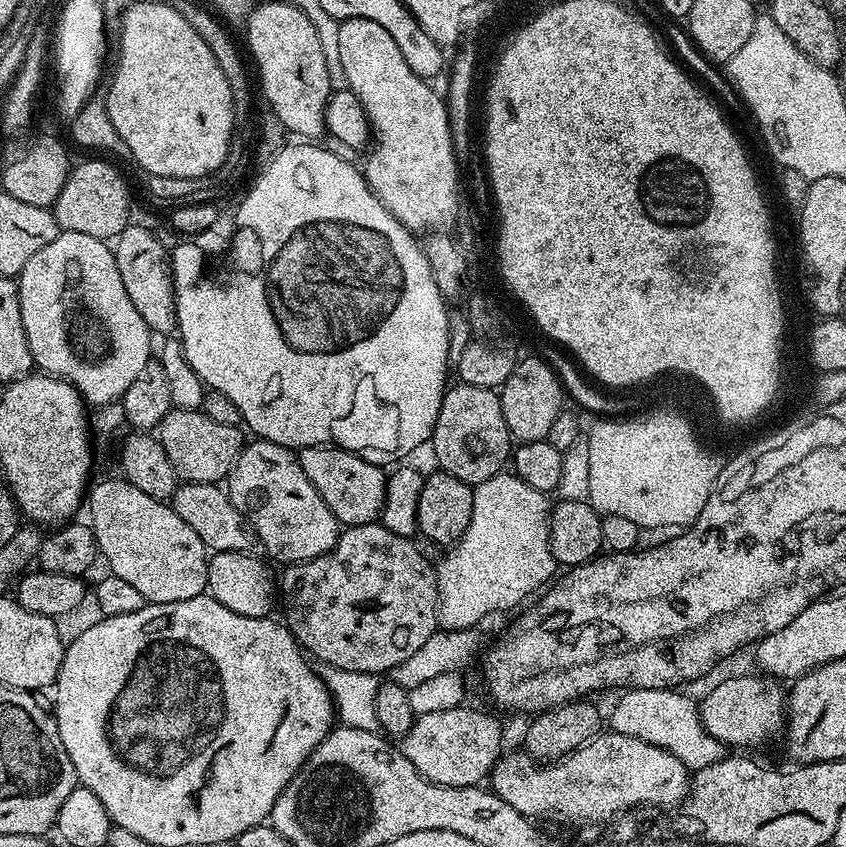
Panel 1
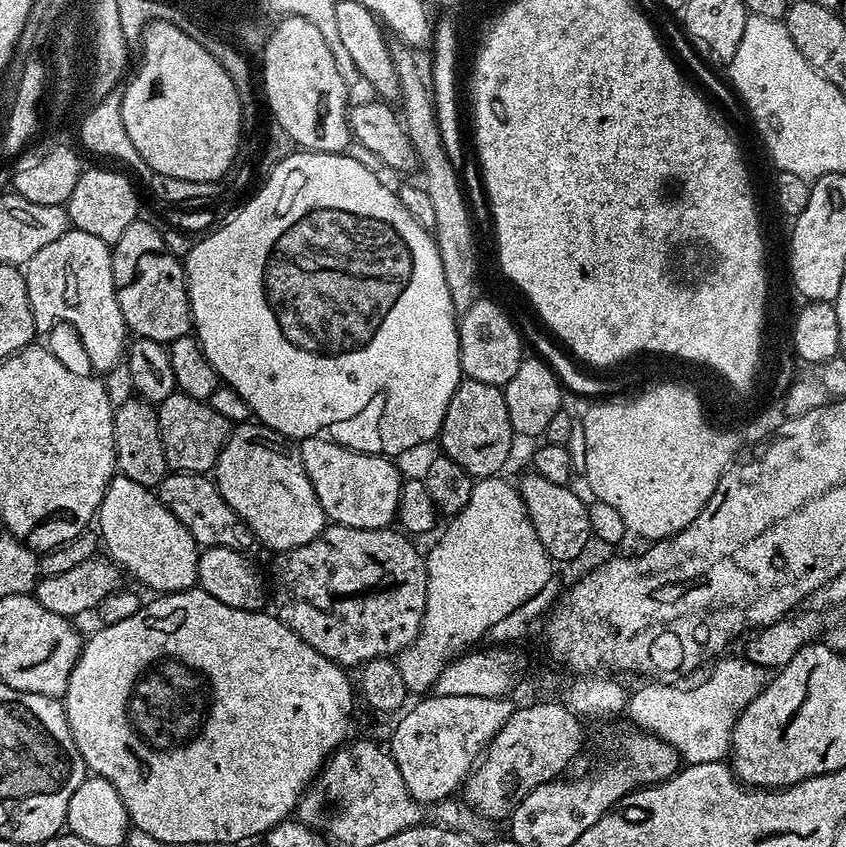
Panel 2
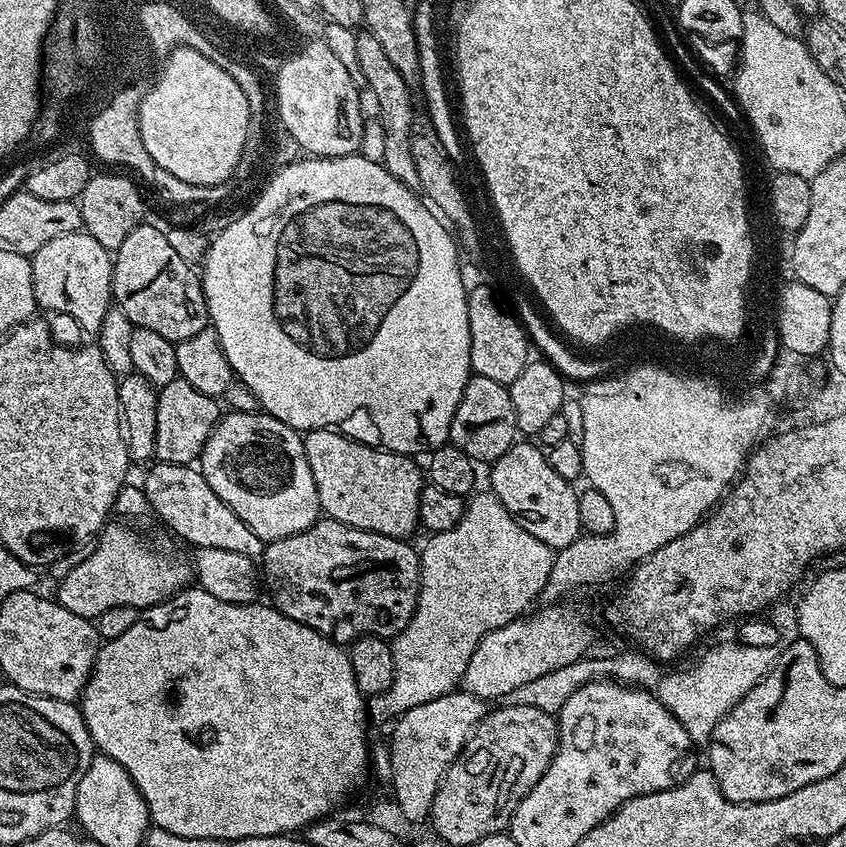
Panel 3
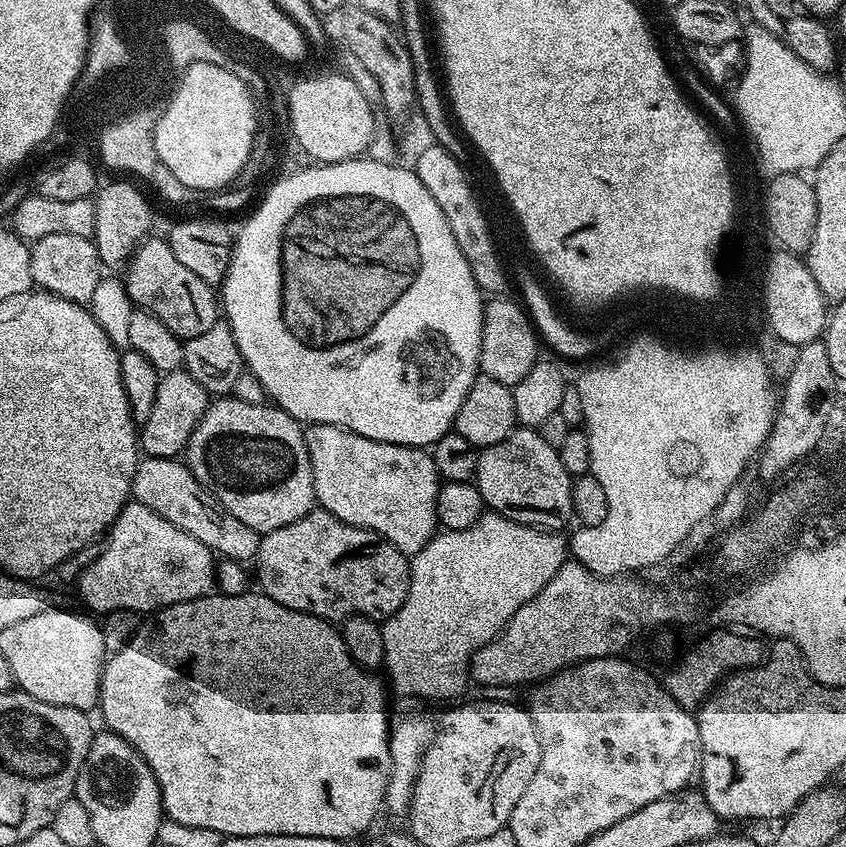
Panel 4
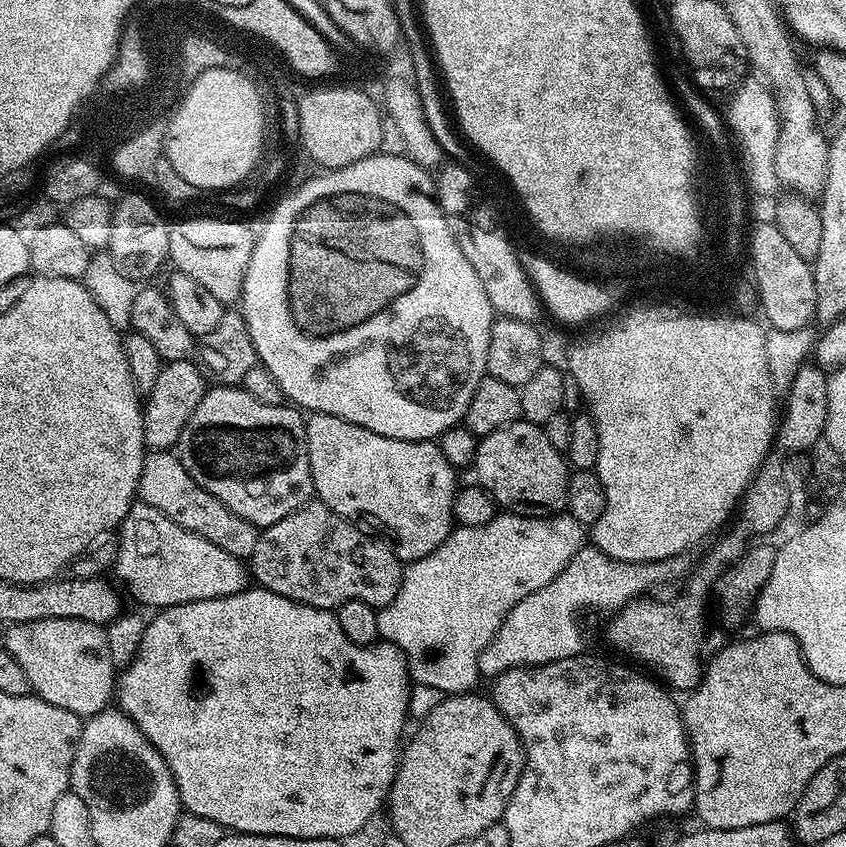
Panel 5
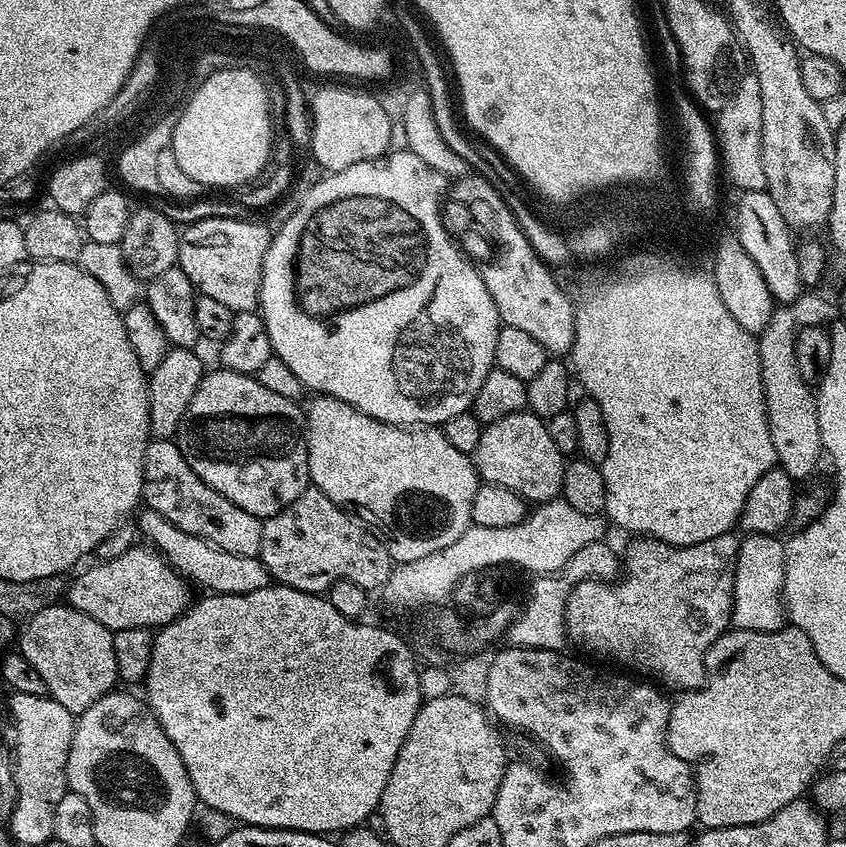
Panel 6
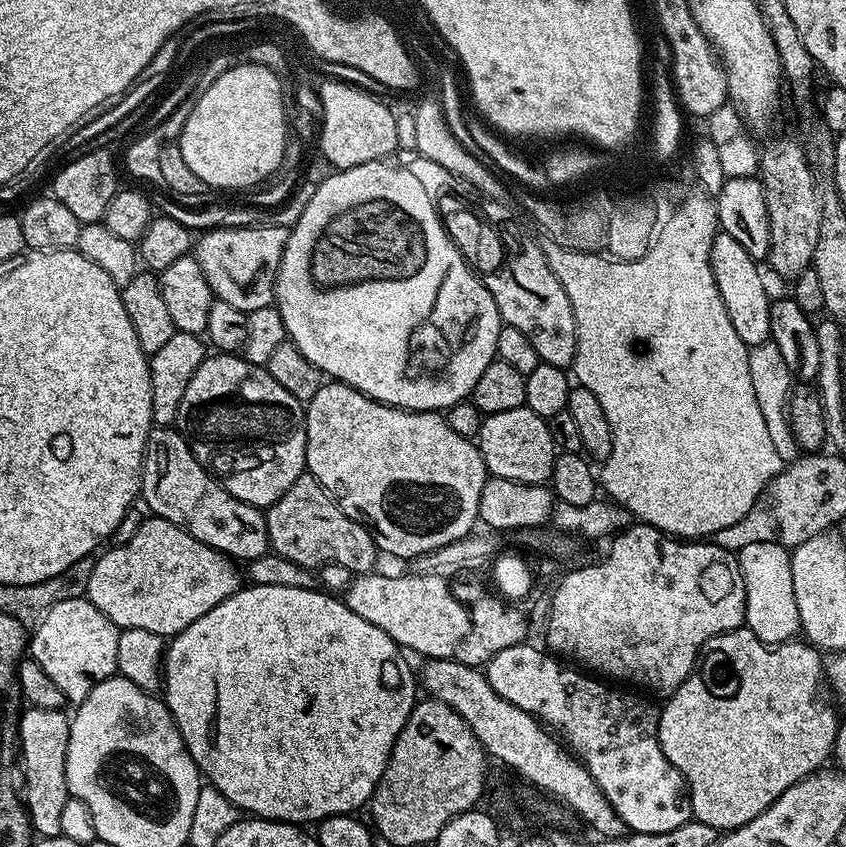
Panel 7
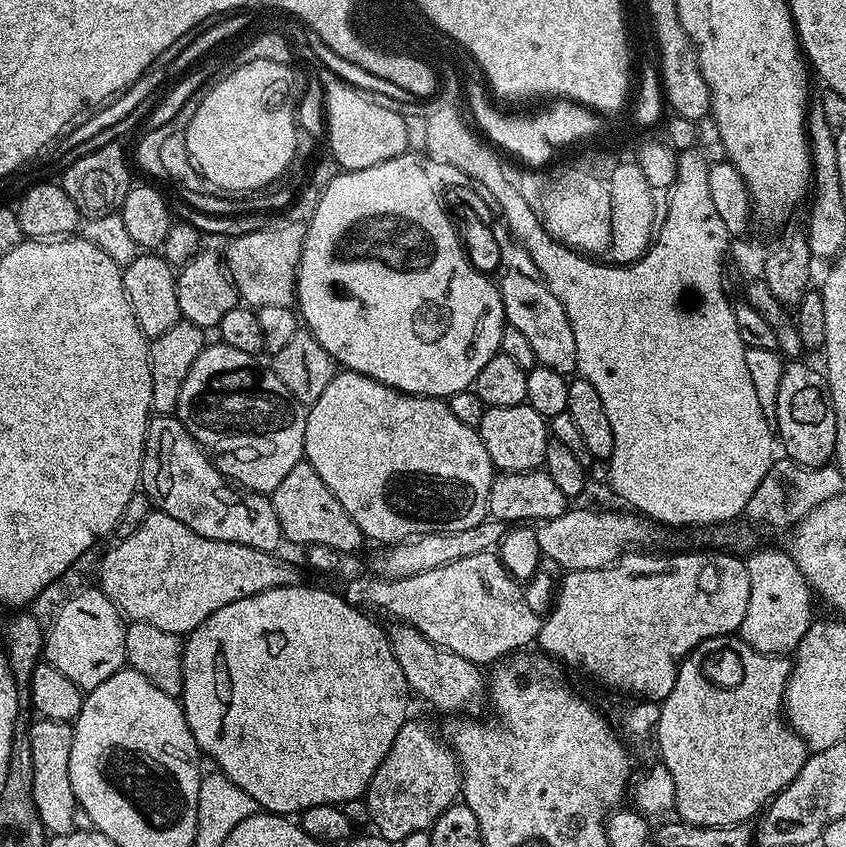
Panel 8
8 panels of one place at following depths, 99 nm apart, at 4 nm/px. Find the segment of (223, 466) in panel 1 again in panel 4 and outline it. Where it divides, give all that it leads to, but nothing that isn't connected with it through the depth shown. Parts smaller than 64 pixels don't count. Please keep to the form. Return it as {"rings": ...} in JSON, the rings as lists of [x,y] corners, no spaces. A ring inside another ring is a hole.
{"rings":[[[188,372],[163,373],[158,382],[158,394],[154,394],[154,406],[150,418],[139,429],[138,444],[144,456],[176,458],[187,449],[194,426],[203,418],[210,403],[210,393]]]}

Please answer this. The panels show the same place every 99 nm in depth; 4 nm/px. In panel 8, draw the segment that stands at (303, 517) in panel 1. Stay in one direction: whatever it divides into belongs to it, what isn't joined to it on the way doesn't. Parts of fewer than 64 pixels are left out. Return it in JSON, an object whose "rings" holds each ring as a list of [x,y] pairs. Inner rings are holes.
{"rings":[[[209,343],[202,354],[194,358],[194,366],[190,366],[186,382],[182,382],[175,415],[188,427],[188,433],[200,443],[201,448],[210,453],[212,463],[222,475],[247,491],[271,494],[278,482],[282,482],[282,478],[286,478],[286,474],[304,460],[308,408],[299,404],[290,390],[282,386],[282,378],[278,378],[271,367],[264,365],[263,368],[260,362],[255,356],[234,350],[234,346]]]}

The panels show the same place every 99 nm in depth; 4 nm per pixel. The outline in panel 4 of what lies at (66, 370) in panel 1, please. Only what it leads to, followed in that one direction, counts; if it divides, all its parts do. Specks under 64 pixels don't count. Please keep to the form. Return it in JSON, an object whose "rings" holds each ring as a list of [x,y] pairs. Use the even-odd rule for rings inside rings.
{"rings":[[[46,234],[31,245],[30,274],[37,289],[53,292],[75,304],[87,305],[102,278],[100,255],[89,237],[78,234]]]}

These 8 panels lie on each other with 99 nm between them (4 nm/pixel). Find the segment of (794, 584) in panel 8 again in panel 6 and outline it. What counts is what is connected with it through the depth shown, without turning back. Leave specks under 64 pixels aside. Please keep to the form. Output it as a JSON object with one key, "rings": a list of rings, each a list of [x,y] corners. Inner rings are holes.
{"rings":[[[749,533],[740,542],[736,555],[735,586],[732,595],[731,625],[755,632],[773,632],[785,625],[783,607],[784,545],[771,533]]]}

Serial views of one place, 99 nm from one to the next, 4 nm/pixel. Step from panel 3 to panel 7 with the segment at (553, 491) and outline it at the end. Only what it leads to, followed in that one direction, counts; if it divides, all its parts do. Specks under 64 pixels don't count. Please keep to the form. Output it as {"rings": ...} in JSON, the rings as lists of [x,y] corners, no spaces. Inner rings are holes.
{"rings":[[[527,406],[502,410],[502,414],[484,417],[478,437],[478,447],[489,476],[510,478],[510,482],[547,485],[552,479],[558,449],[548,429],[545,417],[534,414]]]}

